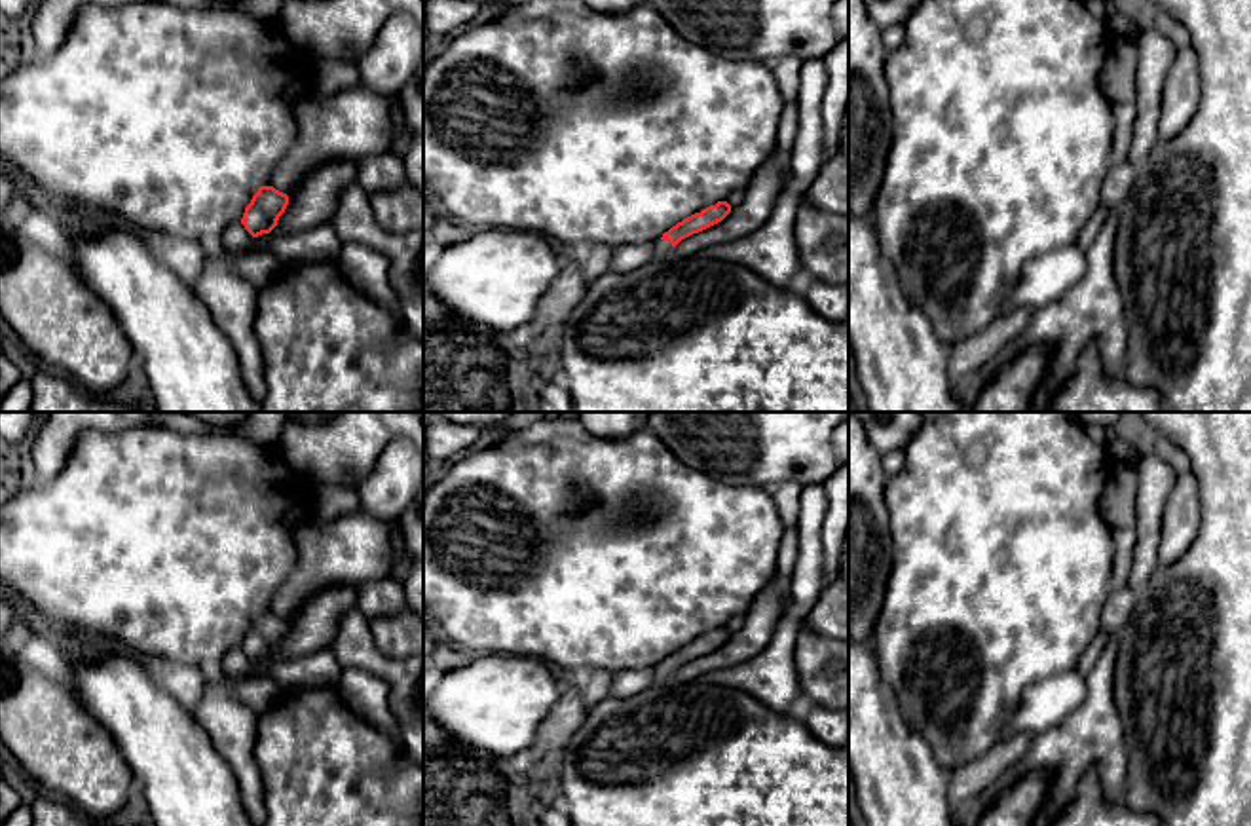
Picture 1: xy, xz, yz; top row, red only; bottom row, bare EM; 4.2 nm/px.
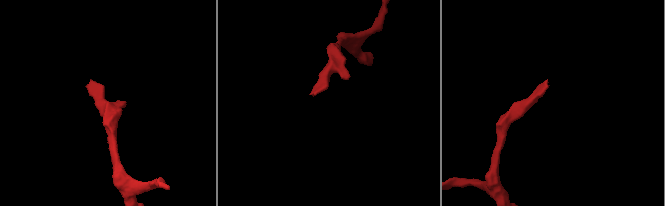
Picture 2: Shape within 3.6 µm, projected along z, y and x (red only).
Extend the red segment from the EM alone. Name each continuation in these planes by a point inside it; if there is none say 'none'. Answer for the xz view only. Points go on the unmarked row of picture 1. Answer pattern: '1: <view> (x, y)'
1: xz (663, 675)

